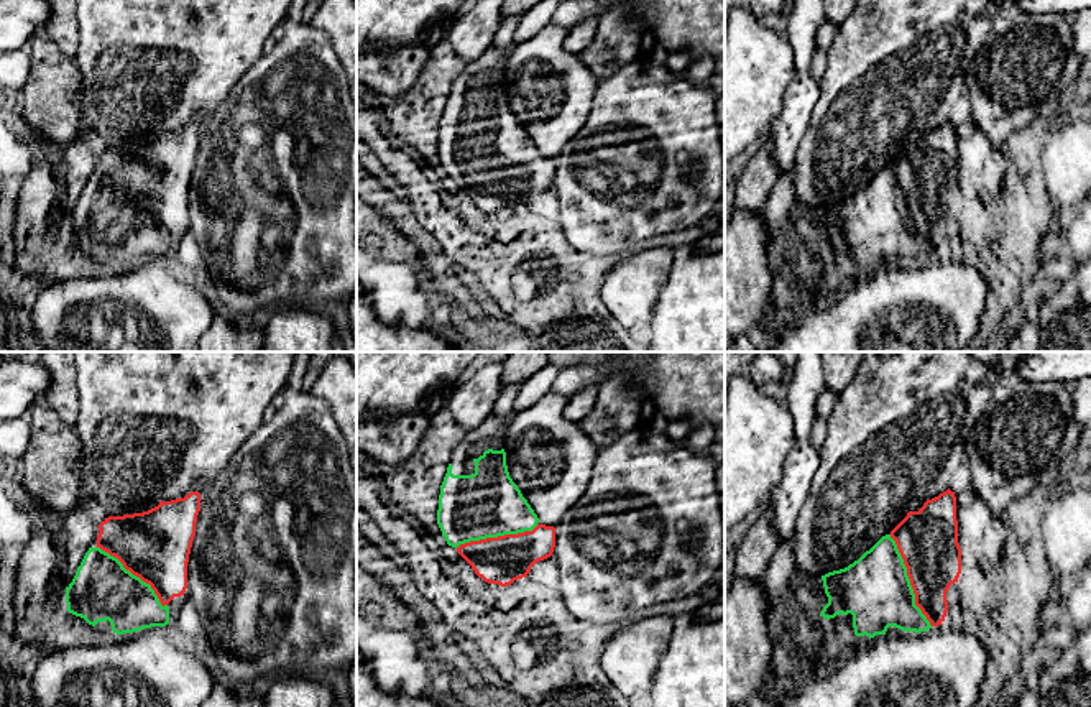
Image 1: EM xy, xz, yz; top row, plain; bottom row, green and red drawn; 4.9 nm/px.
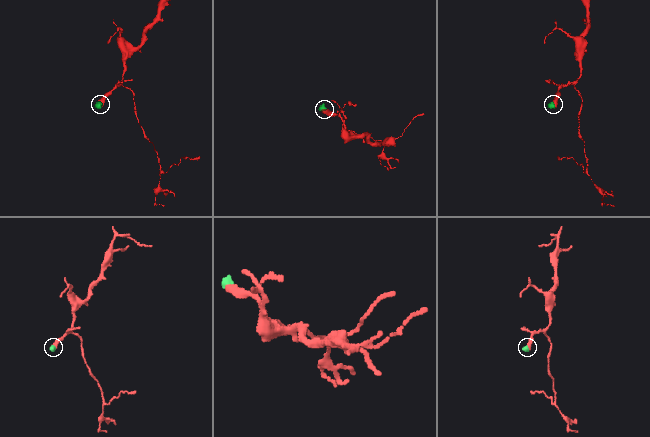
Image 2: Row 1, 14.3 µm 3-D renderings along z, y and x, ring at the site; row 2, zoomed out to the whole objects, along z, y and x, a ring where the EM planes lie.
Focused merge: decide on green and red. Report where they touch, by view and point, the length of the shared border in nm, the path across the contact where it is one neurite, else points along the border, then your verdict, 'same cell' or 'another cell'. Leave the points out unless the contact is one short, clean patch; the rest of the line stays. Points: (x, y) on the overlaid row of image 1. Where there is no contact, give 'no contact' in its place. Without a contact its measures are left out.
contact yz (909, 581); length 500 nm; same cell

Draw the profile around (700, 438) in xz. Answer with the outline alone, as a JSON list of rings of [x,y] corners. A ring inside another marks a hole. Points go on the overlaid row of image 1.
[[[708,421],[692,429],[692,432],[684,441],[685,447],[693,452],[707,452],[707,449],[713,442],[715,442],[715,427]]]

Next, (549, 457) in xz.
[[[550,391],[534,406],[514,413],[504,431],[509,477],[539,521],[554,528],[578,505],[598,455],[580,424],[565,416],[567,401]]]

